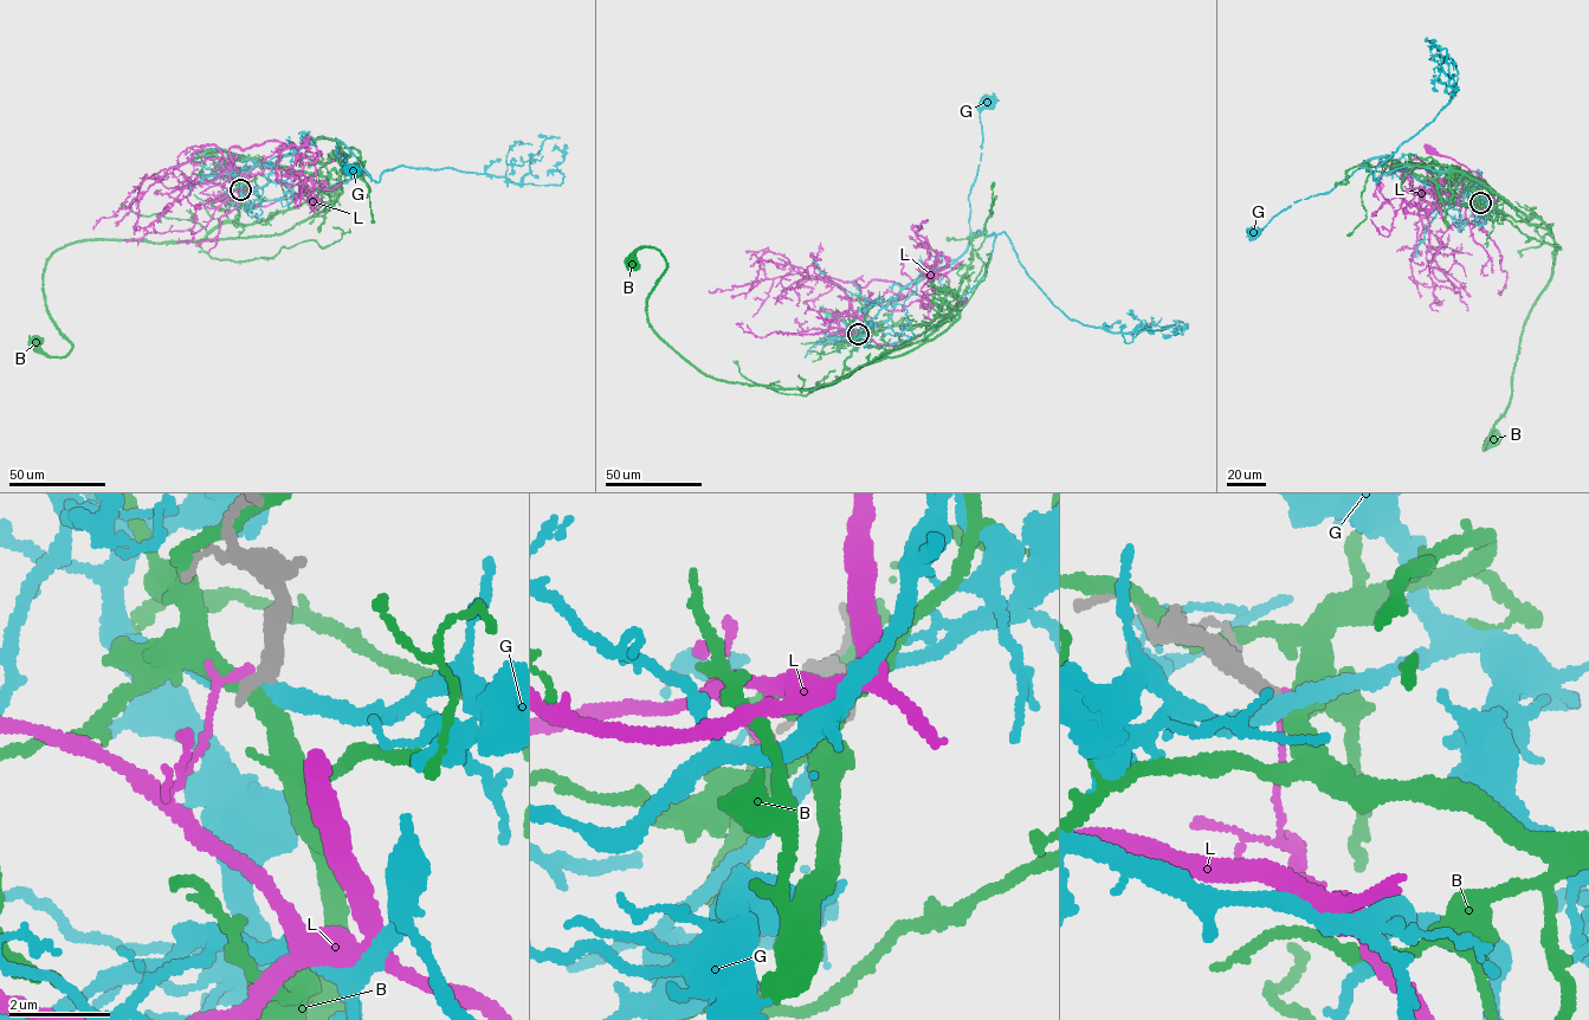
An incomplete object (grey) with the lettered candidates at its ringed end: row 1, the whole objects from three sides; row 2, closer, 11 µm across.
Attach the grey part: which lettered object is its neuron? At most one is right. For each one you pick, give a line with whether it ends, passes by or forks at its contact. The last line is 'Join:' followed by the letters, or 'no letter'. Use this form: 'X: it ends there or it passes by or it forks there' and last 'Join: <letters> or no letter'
Join: no letter

